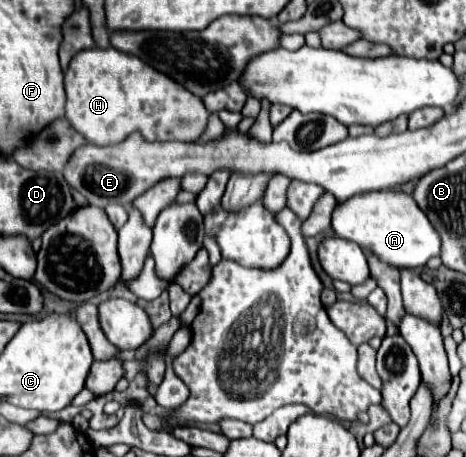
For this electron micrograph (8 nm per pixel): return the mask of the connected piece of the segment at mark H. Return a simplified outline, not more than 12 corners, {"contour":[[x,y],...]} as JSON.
{"contour":[[109,48],[73,56],[65,118],[91,144],[195,142],[209,110]]}

